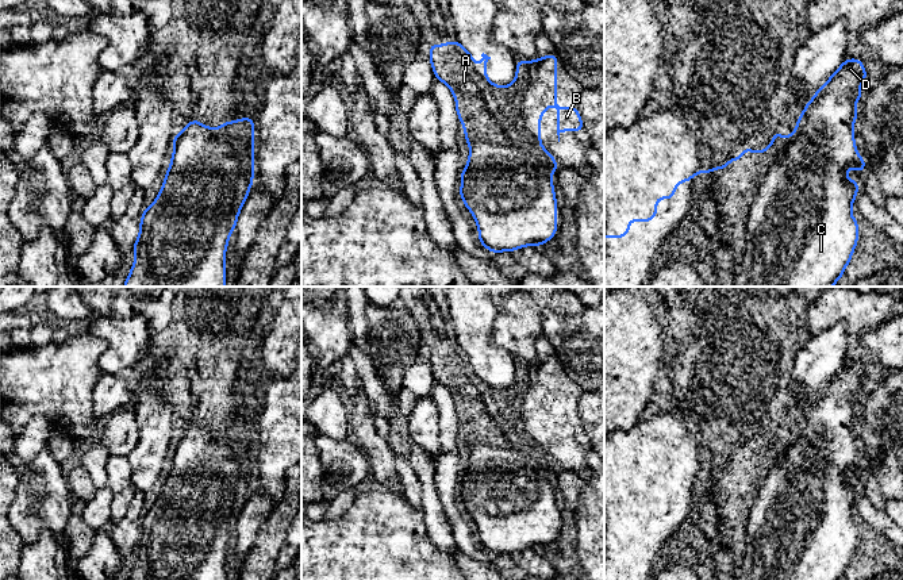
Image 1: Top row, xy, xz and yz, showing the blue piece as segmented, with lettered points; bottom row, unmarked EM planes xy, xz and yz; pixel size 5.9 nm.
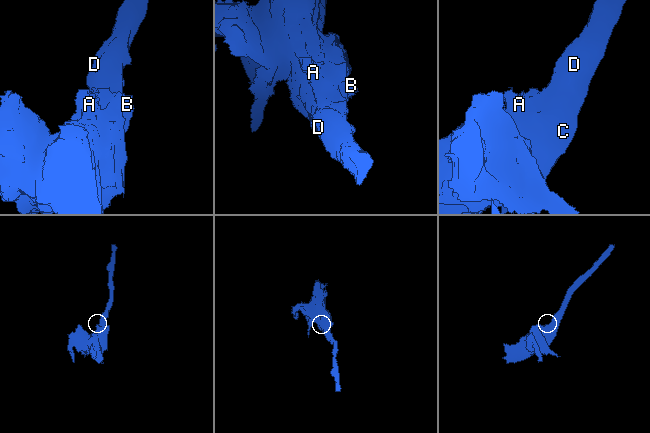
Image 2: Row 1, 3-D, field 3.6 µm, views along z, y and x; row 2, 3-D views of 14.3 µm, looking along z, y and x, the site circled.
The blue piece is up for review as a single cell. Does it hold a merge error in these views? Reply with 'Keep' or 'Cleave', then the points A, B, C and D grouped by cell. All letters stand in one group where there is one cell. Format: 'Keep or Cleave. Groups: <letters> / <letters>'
Keep. Groups: A B C D

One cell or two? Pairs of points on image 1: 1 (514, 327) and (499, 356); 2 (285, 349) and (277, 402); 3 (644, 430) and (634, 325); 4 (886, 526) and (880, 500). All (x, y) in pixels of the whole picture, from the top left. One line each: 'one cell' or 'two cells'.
1: two cells
2: two cells
3: two cells
4: two cells

